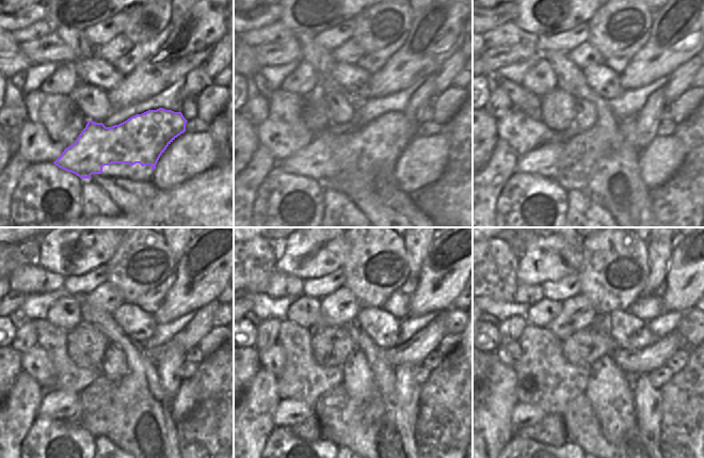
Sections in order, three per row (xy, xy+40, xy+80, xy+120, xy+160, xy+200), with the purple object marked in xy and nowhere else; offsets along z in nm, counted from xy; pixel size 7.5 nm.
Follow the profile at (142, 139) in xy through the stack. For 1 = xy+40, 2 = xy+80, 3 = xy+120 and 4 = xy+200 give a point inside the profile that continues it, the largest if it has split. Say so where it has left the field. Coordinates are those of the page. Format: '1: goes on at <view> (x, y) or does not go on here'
1: goes on at xy+40 (382, 140)
2: goes on at xy+80 (546, 160)
3: goes on at xy+120 (57, 404)
4: goes on at xy+200 (524, 414)

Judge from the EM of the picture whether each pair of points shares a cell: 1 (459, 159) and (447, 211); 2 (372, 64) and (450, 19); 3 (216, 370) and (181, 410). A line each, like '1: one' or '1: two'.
1: two
2: two
3: two

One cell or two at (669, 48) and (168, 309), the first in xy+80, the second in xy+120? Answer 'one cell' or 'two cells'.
one cell

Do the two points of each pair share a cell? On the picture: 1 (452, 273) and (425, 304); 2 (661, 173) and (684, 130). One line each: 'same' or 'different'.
1: same
2: different

